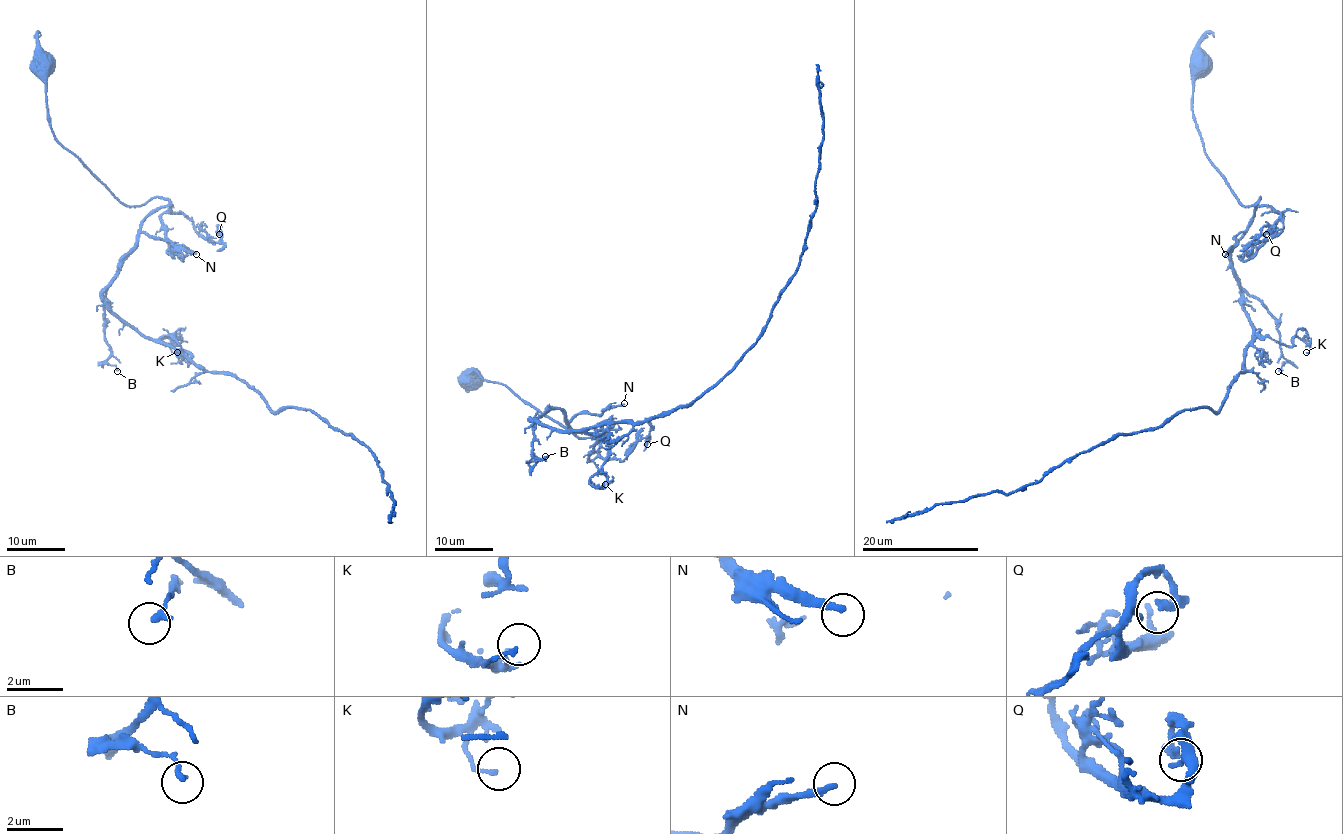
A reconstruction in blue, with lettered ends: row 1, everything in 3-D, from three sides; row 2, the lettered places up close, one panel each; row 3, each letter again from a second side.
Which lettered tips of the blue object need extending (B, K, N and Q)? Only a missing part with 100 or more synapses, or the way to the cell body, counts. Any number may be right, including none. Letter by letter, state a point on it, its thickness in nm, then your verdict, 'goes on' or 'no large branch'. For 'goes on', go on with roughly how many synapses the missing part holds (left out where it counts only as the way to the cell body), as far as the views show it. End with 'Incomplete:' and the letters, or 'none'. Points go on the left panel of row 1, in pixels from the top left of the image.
B: at (117, 371); 200 nm thick; no large branch
K: at (177, 352); 130 nm thick; no large branch
N: at (196, 254); 240 nm thick; no large branch
Q: at (219, 234); 200 nm thick; no large branch
Incomplete: none

